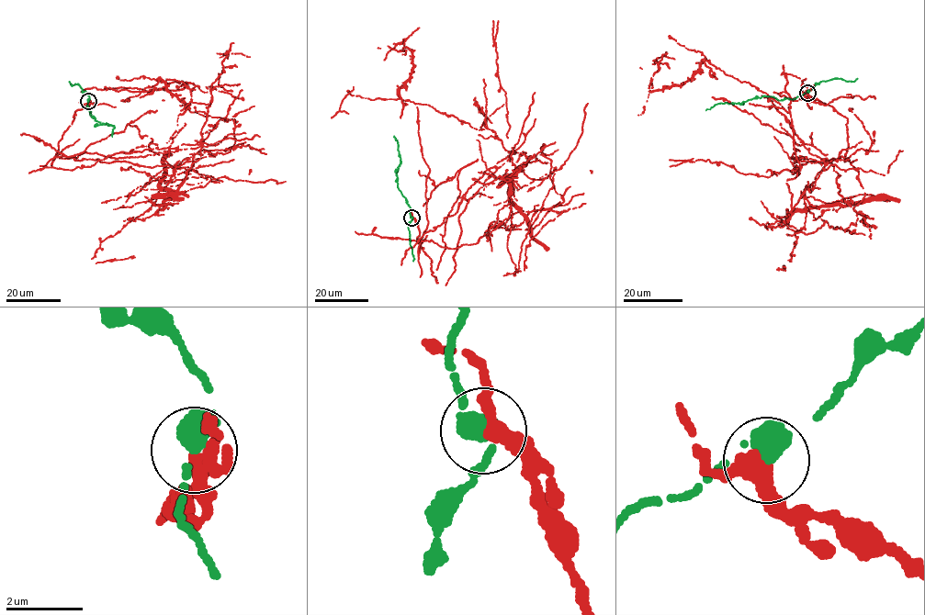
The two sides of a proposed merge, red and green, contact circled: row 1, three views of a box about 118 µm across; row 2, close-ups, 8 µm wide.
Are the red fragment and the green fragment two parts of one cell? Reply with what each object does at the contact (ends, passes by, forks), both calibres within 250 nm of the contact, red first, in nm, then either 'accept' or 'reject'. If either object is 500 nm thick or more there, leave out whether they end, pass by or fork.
340 nm thick on the red side, 500 nm on the other; reject

